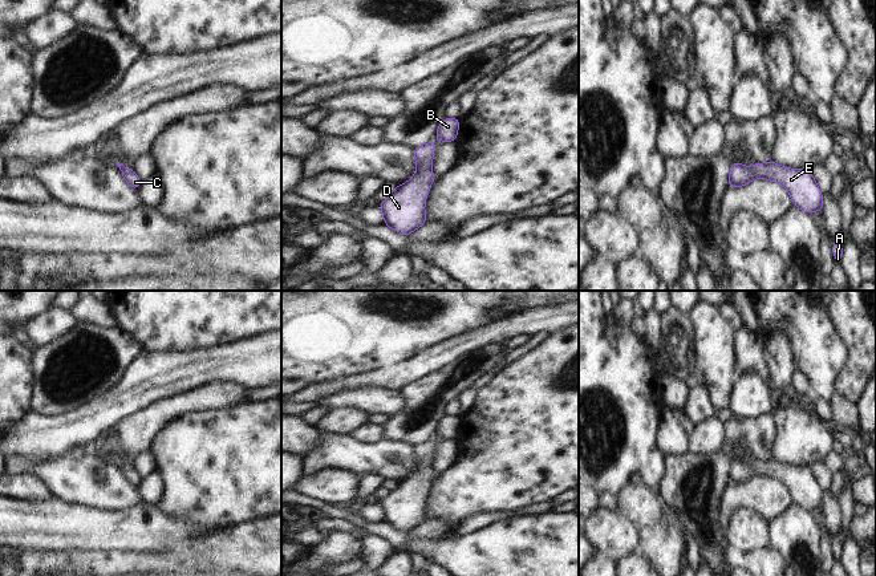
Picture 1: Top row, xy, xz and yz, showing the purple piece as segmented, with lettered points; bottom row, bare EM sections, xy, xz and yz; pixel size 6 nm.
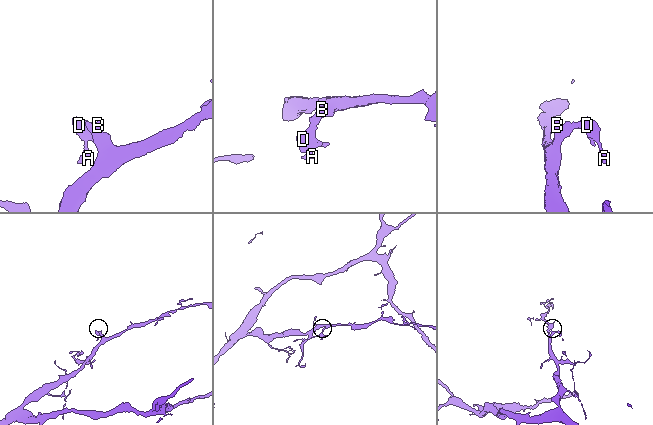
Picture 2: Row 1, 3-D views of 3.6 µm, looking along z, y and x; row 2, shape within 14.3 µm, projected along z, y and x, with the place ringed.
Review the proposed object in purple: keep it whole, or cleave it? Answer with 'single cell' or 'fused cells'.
single cell

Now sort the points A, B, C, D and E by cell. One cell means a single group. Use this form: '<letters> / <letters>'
A B C D E

